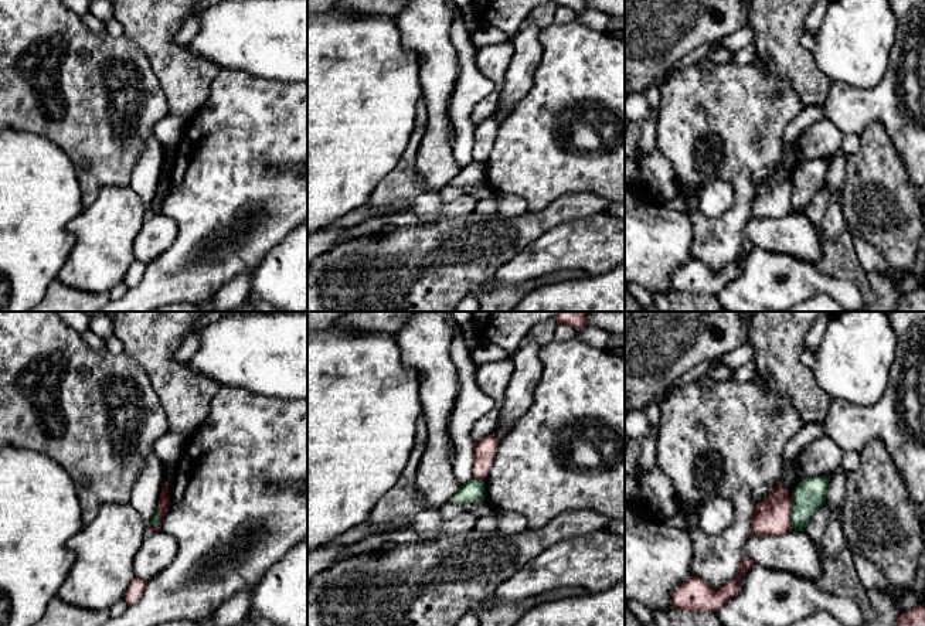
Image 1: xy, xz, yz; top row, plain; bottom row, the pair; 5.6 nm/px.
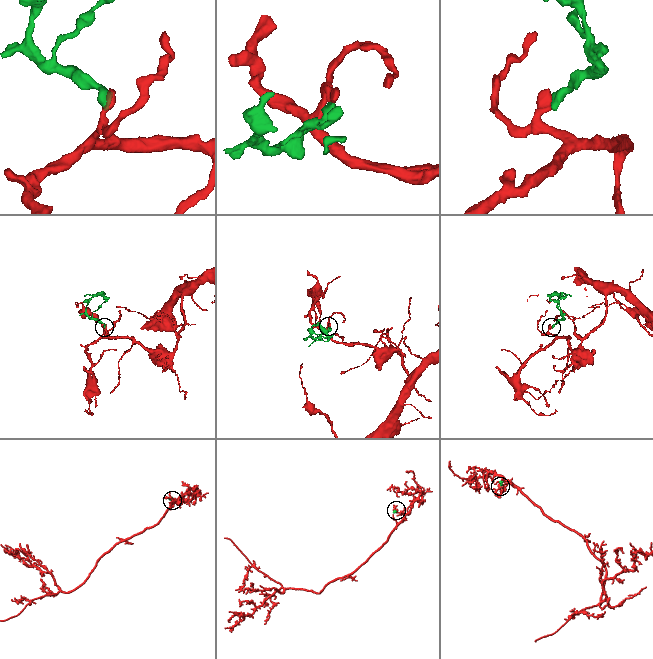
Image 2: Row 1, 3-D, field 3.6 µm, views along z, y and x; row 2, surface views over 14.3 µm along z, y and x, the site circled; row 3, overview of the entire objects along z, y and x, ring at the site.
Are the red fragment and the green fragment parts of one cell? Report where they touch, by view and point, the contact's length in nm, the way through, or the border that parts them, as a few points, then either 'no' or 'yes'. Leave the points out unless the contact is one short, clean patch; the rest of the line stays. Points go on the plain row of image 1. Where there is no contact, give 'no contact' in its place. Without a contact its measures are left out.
contact yz (789, 196); length 180 nm; border yz (792, 180), (791, 210); no

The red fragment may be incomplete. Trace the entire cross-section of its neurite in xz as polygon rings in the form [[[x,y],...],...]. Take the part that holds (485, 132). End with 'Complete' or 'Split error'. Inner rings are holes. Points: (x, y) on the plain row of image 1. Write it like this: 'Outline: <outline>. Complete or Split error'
Outline: [[[489,118],[475,126],[473,132],[473,160],[484,163],[489,153],[492,152],[496,135],[499,130],[499,123]]]. Complete

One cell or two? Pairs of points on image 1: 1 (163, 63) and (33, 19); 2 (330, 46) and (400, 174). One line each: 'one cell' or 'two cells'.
1: two cells
2: two cells

